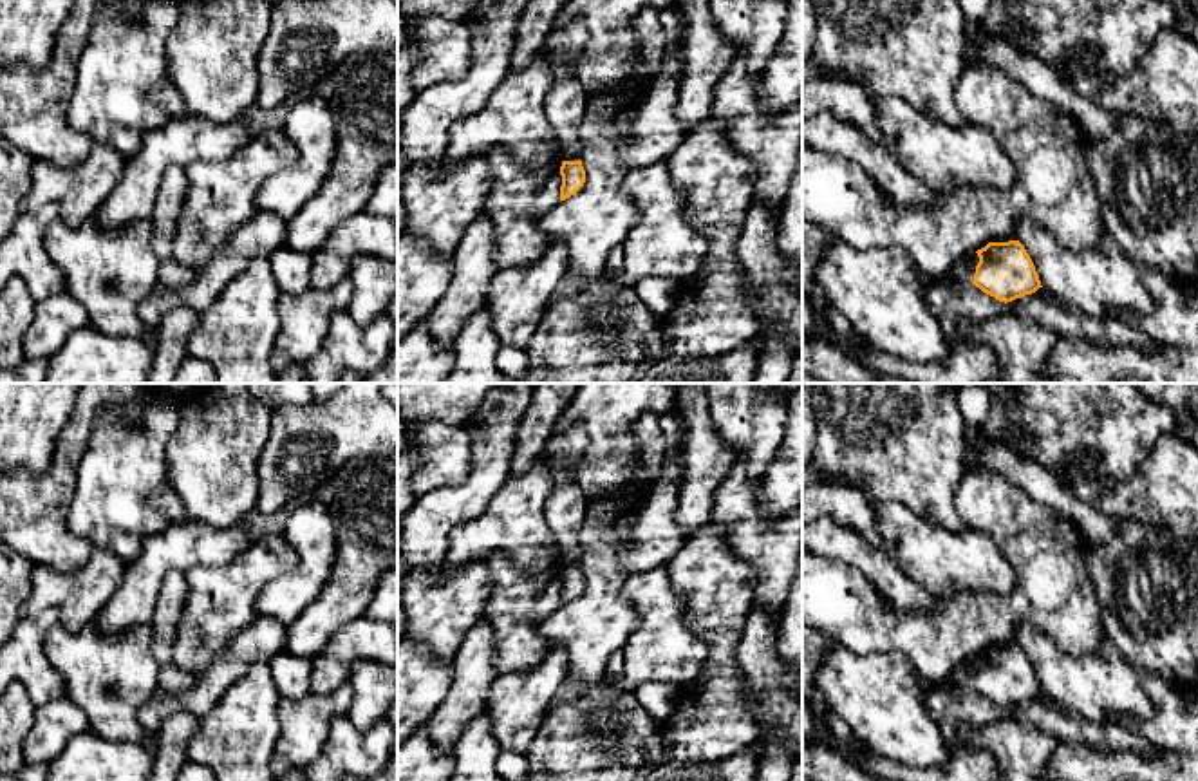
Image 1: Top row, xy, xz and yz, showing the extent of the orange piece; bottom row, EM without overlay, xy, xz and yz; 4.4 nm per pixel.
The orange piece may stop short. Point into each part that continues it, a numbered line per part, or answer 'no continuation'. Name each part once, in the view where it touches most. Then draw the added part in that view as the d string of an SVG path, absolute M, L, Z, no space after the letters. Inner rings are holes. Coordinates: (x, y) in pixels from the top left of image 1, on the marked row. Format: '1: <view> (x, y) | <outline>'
1: yz (962, 272) | M974 253L970 260L954 262L947 273L949 282L954 286L972 284L978 262L978 253Z

